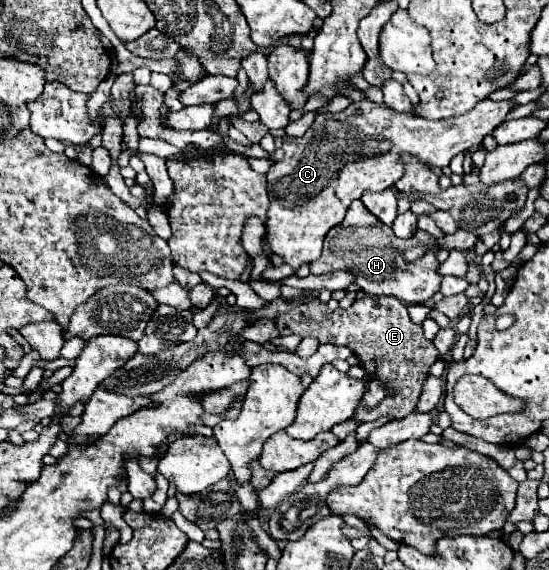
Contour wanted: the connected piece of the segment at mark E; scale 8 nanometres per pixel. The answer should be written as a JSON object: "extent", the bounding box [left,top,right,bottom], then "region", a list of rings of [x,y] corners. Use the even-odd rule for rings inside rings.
{"extent":[276,294,440,422],"region":[[[362,294],[362,298],[358,298],[348,310],[342,310],[342,308],[330,310],[324,302],[314,298],[308,304],[302,304],[298,308],[294,308],[292,312],[278,316],[276,326],[280,330],[280,336],[288,336],[288,334],[298,334],[302,338],[314,336],[326,344],[350,348],[360,358],[362,368],[372,378],[376,378],[386,390],[390,386],[398,390],[398,394],[394,398],[388,396],[374,410],[362,408],[362,402],[360,402],[354,418],[358,418],[362,422],[372,422],[372,420],[378,420],[380,416],[388,416],[388,414],[392,414],[396,418],[404,418],[404,416],[412,414],[418,404],[422,384],[428,378],[428,368],[440,356],[434,342],[424,338],[422,326],[418,326],[410,320],[406,306],[398,298],[392,298],[392,296]]]}

